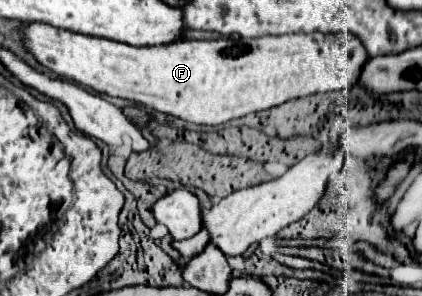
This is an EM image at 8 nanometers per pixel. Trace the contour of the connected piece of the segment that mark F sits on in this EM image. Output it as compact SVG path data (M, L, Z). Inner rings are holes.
M24 22L20 28L18 28L18 34L22 36L22 44L24 48L48 70L52 70L54 74L58 74L60 78L64 80L72 80L76 84L82 84L86 88L92 88L94 92L100 92L100 94L108 94L108 96L116 96L116 98L124 98L124 100L132 100L132 102L138 102L138 104L144 104L148 108L154 108L158 112L164 112L164 114L170 114L174 118L182 118L186 122L194 122L194 124L224 124L232 118L240 118L240 116L246 116L250 112L260 112L260 110L268 110L272 106L278 104L278 98L282 98L282 102L286 100L292 100L292 98L302 98L302 96L308 96L308 94L316 94L316 92L326 92L326 90L340 90L340 88L350 88L358 74L360 74L360 68L362 68L362 62L368 60L368 54L362 46L362 42L350 34L350 32L338 32L338 34L320 34L320 32L312 32L312 34L284 34L284 36L262 36L259 38L252 38L246 42L238 36L234 38L218 38L218 40L178 40L178 42L172 42L170 46L126 46L124 42L114 42L114 40L108 40L108 38L98 38L98 36L82 36L82 34L76 34L76 32L70 32L70 30L62 30L62 28L56 28L56 26L50 26L50 24L44 24L44 22Z

